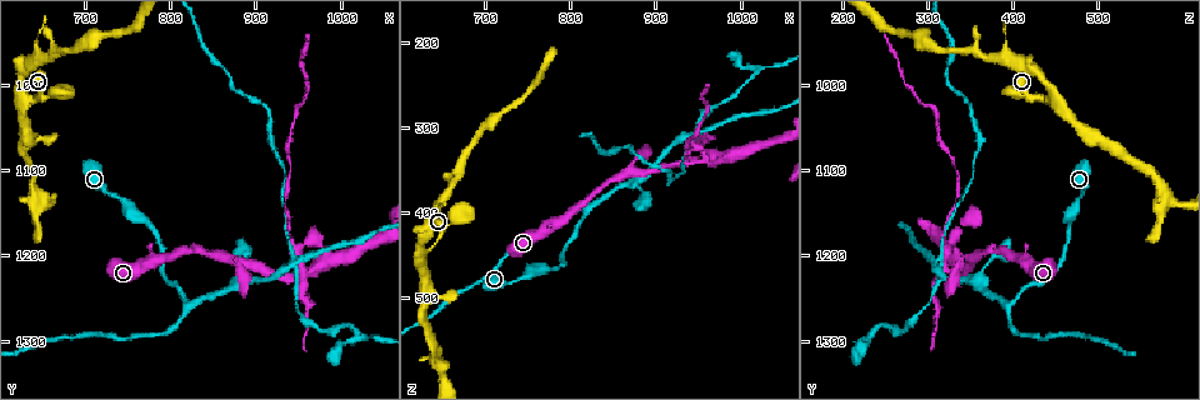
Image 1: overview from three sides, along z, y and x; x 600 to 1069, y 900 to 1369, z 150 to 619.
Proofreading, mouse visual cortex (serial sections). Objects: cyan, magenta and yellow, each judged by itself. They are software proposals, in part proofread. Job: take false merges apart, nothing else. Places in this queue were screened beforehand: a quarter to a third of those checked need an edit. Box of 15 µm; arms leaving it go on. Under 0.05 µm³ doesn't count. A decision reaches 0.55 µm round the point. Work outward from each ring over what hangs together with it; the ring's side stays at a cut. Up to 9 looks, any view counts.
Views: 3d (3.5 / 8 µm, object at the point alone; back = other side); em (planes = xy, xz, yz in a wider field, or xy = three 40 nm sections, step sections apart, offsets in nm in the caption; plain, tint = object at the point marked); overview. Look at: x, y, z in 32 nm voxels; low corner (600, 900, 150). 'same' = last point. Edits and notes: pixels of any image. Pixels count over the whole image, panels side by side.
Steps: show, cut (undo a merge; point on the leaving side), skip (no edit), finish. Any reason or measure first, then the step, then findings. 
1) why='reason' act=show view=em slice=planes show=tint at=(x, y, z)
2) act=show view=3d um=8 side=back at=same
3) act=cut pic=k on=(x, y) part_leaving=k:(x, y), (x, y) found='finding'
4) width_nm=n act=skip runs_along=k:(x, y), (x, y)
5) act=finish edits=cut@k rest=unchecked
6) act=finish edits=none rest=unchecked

why='a fork' act=show view=3d um=3.5 at=(820, 1255, 400)

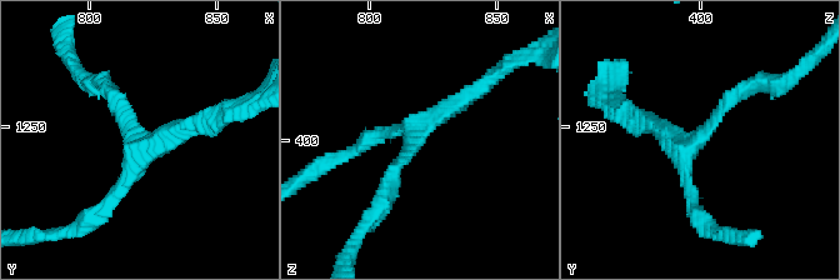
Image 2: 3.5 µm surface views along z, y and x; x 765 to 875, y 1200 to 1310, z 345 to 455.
arms=3 arm_widths_nm=150,200,250 why='need the tissue' act=show view=em slice=xy step=1 show=tint at=(820, 1255, 397)

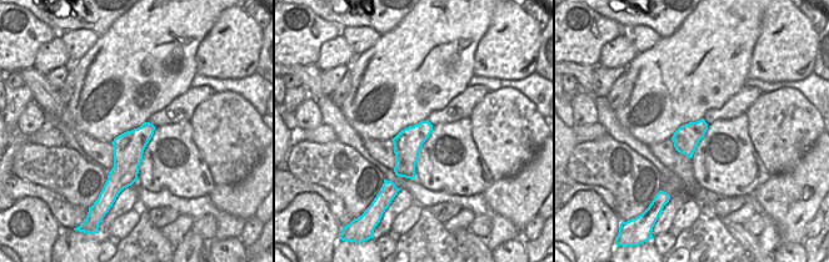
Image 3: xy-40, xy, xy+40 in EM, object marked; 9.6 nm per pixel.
act=show view=em slice=xy step=2 show=tint at=same

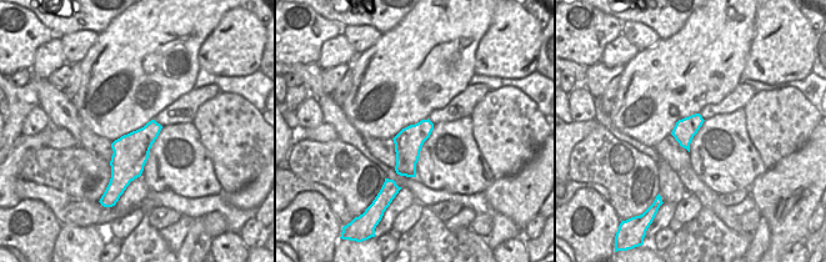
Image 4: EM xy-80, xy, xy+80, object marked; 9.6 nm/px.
act=skip runs_along=2:(388, 186), (426, 121), (484, 84) found='continuous, no second cell'

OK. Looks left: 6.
why='three-way junction' act=show view=3d um=8 at=(870, 1200, 355)

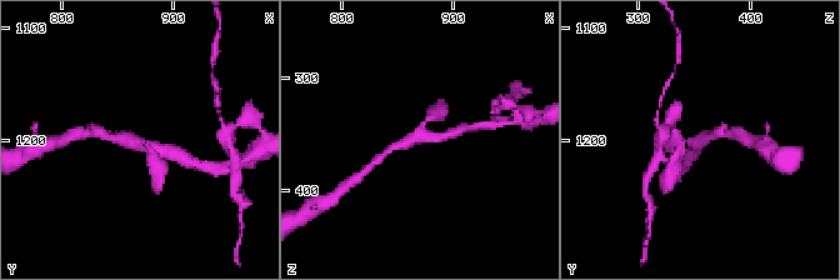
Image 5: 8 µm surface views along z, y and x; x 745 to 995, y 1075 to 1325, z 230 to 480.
arms=3 arm_widths_nm=200,200,300 act=show view=em slice=xy step=2 show=tint at=(870, 1200, 352)

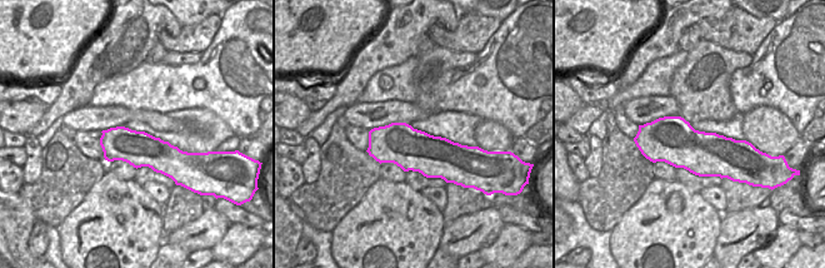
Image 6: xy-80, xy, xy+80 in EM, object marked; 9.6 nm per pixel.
act=skip runs_along=5:(385, 153), (415, 138), (450, 133) found='one cell here'

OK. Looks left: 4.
why='small branch off a trunk' act=show view=3d um=8 at=(945, 1200, 315)

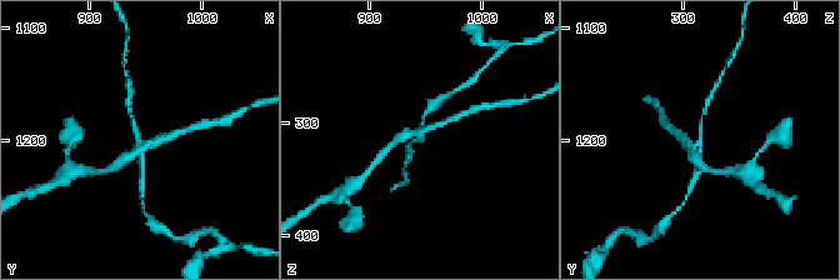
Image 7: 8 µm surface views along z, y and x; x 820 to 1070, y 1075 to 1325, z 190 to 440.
why='closer look' act=show view=3d um=3.5 at=(944, 1202, 314)

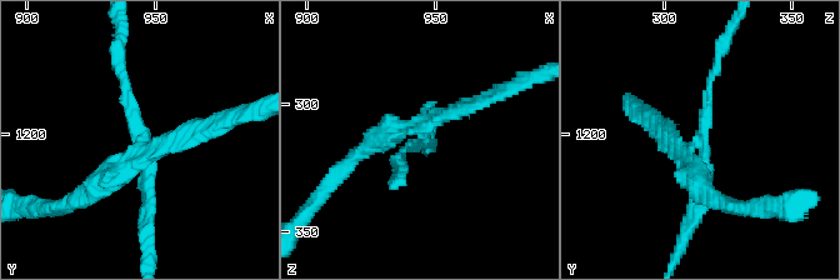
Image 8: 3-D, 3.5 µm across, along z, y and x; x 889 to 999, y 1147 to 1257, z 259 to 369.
arms=4 arm_widths_nm=100,200,200,300 why='shape alone is not enough' act=show view=em slice=xy step=3 show=tint at=(945, 1203, 313)

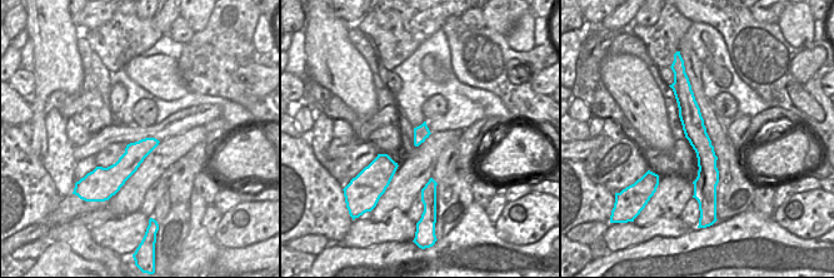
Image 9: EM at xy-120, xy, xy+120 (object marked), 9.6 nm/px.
act=cut pic=8 on=(128, 94) found='two cells meet here'

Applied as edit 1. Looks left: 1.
act=finish edits=cut@8 rest=unchecked

